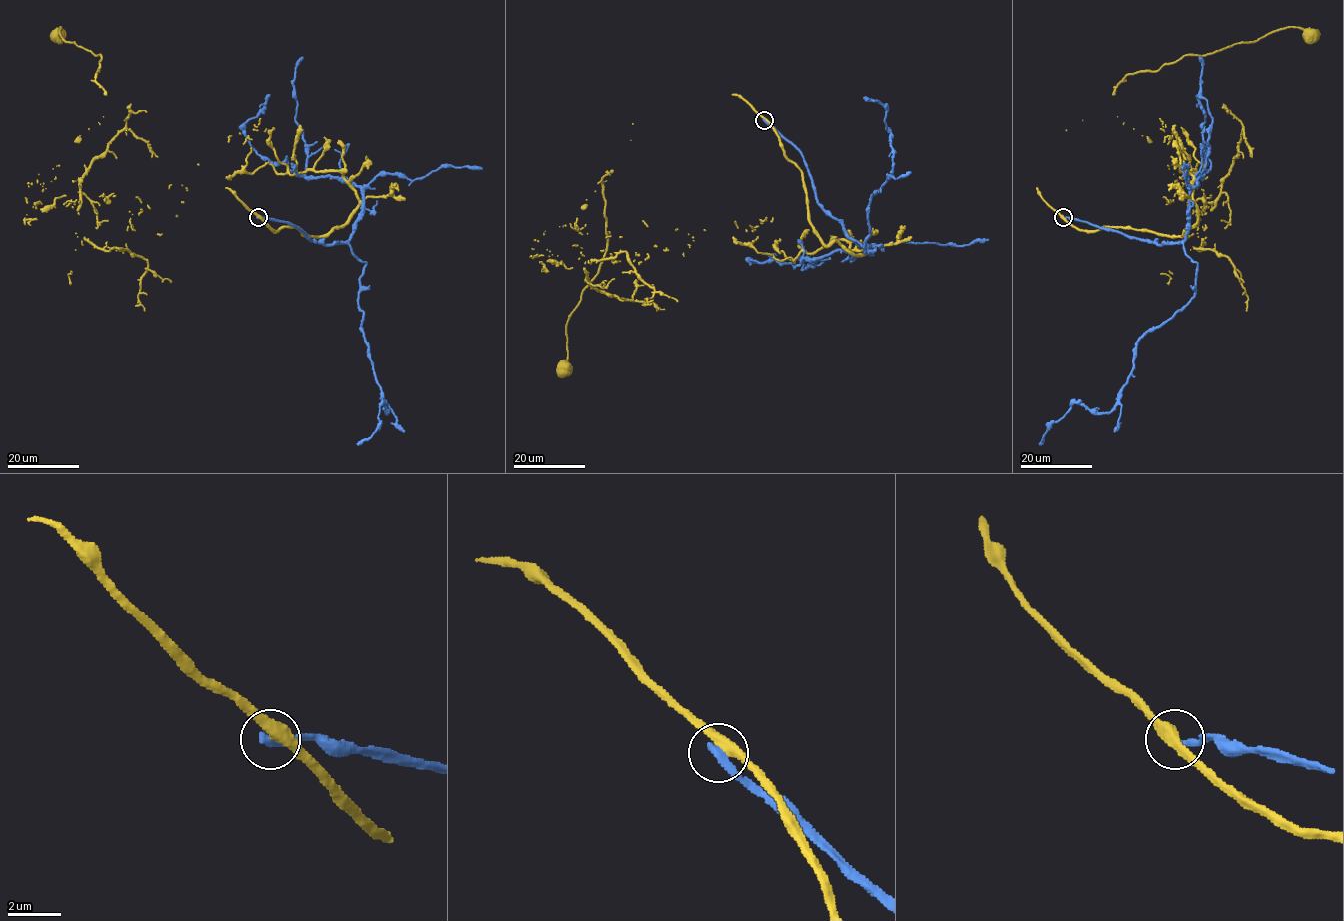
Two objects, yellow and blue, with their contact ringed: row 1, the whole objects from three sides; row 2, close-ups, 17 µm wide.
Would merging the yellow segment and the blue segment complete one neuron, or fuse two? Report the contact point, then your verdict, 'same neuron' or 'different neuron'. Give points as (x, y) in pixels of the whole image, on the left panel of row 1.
at (258, 217); different neuron

